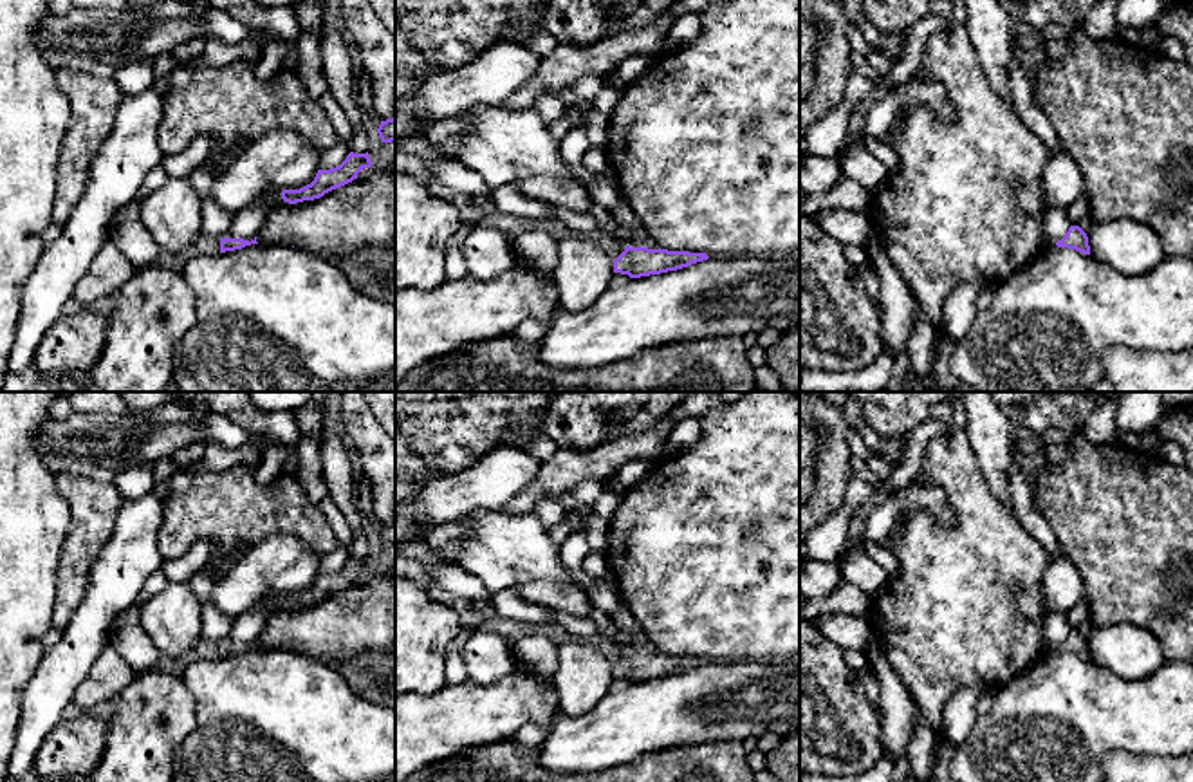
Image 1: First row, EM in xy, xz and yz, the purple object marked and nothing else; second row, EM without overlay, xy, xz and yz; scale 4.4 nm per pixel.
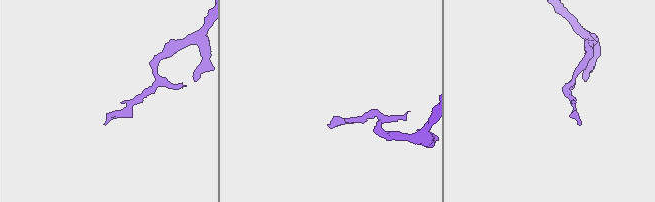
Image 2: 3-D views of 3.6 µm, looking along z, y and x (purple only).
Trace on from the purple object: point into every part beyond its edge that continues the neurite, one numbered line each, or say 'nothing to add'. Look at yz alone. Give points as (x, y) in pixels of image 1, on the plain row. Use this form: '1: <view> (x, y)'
1: yz (1056, 627)

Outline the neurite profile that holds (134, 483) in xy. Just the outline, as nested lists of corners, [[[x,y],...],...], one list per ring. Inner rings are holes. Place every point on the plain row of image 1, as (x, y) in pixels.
[[[146,464],[141,468],[126,468],[114,479],[114,484],[126,498],[139,498],[153,491],[153,466]]]

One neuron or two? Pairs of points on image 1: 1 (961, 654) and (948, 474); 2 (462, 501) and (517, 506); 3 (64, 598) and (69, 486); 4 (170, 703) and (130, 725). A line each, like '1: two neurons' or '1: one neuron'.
1: one neuron
2: two neurons
3: one neuron
4: one neuron

